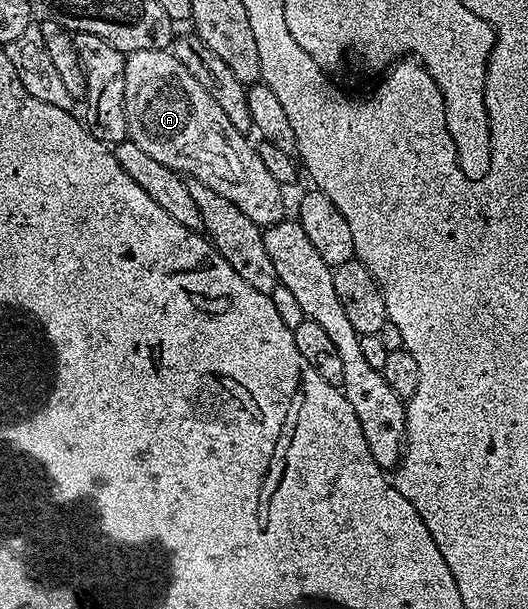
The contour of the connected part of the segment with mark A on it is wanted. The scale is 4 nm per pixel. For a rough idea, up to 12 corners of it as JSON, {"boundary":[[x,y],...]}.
{"boundary":[[169,50],[126,55],[127,140],[263,229],[283,184]]}

